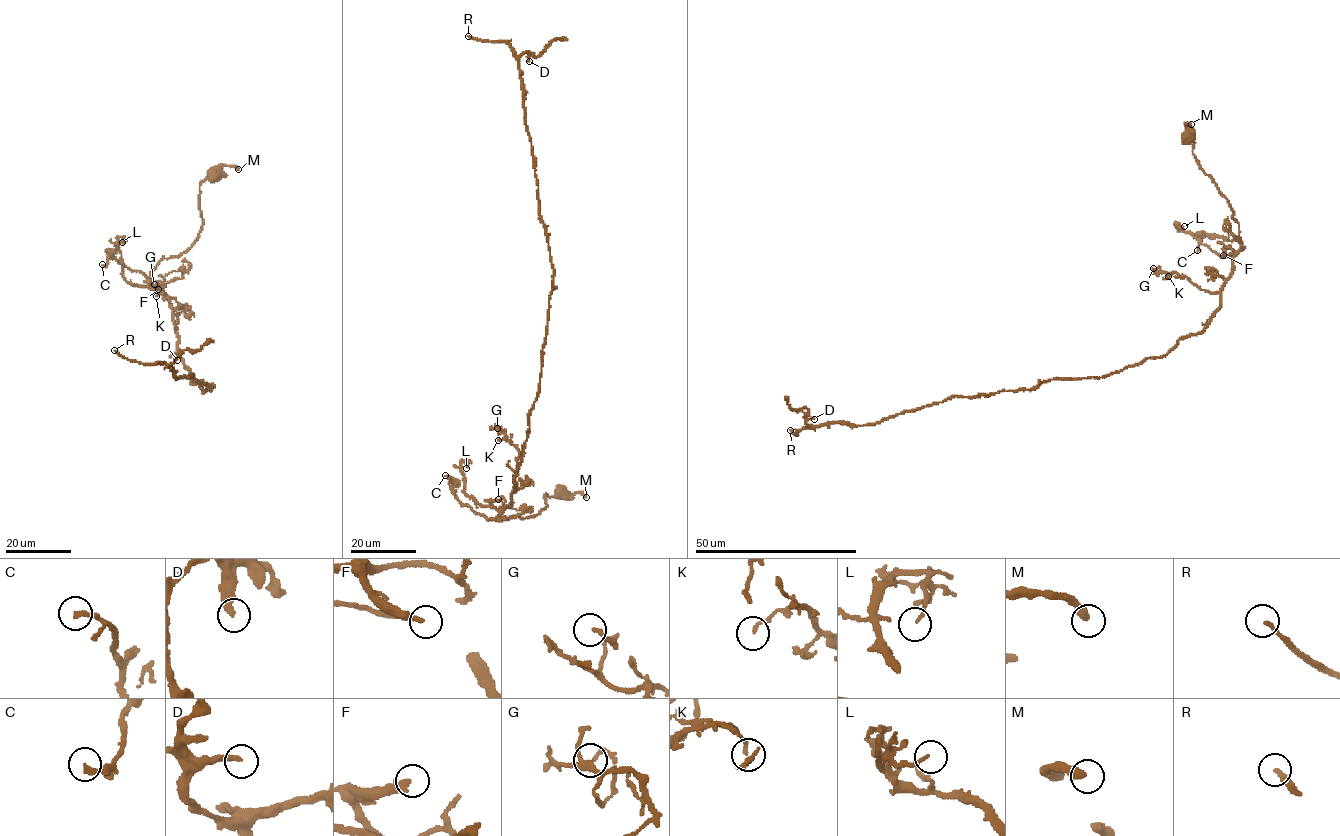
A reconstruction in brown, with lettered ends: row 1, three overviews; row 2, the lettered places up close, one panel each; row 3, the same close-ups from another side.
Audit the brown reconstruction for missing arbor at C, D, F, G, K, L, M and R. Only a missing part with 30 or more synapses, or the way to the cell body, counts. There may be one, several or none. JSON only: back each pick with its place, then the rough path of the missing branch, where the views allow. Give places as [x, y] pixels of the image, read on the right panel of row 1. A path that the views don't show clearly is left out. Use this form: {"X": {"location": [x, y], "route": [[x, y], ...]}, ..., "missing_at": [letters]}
{"R": {"location": [790, 430], "route": [[790, 430], [768, 380], [716, 363], [697, 392], [719, 419], [753, 428], [750, 446], [691, 486]]}, "missing_at": ["R"]}

